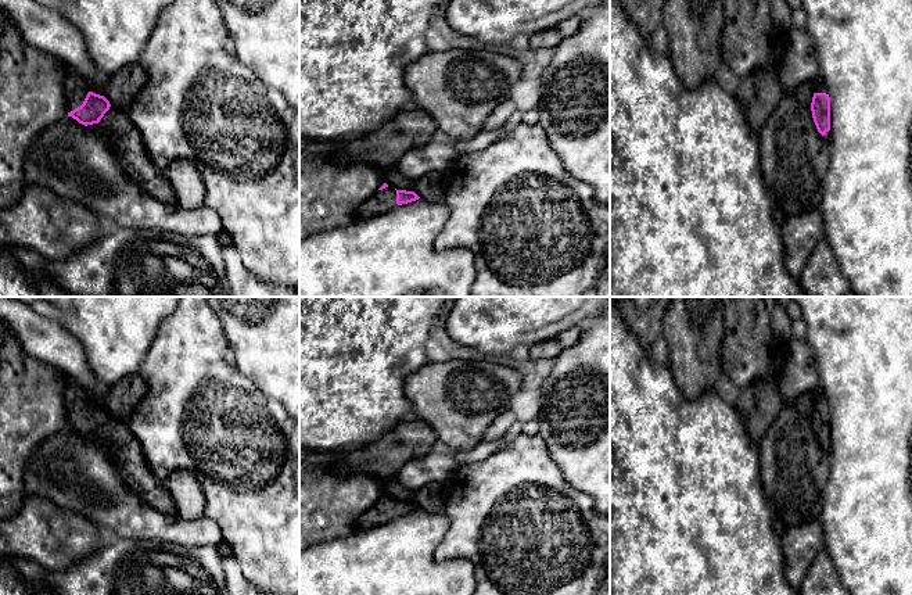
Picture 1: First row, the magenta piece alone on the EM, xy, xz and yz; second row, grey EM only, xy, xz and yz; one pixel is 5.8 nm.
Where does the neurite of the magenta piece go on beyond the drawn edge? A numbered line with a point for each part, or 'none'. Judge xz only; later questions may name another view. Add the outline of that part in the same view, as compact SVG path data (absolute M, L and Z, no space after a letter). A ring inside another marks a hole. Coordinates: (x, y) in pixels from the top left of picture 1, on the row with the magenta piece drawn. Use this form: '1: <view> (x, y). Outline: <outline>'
1: xz (383, 200). Outline: M388 186L383 190L377 190L369 200L356 208L353 222L384 214L396 205L396 190L394 187Z

